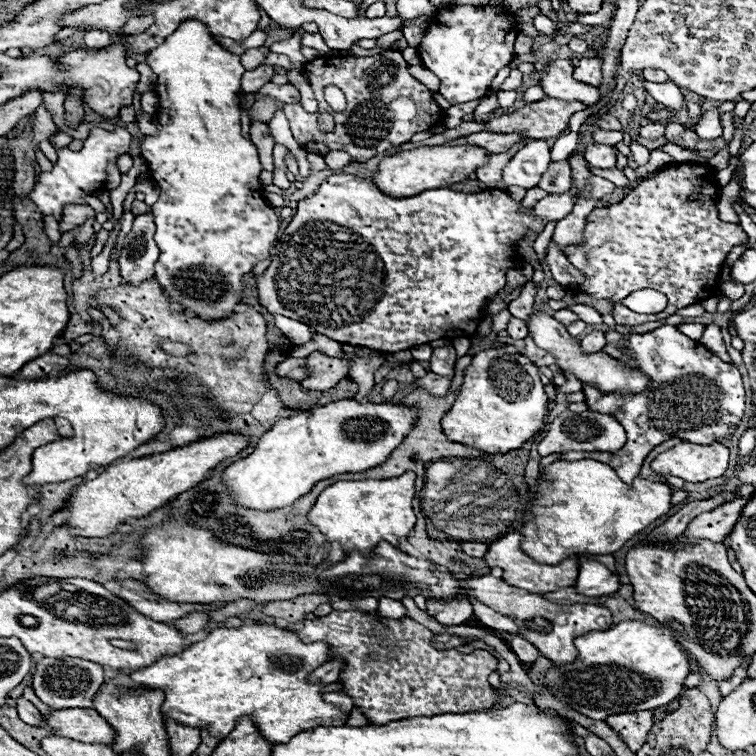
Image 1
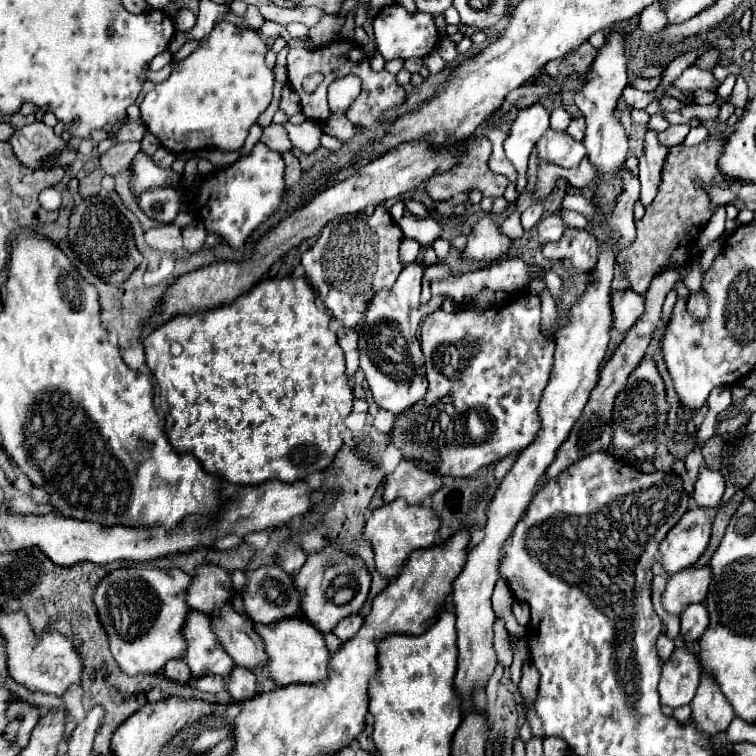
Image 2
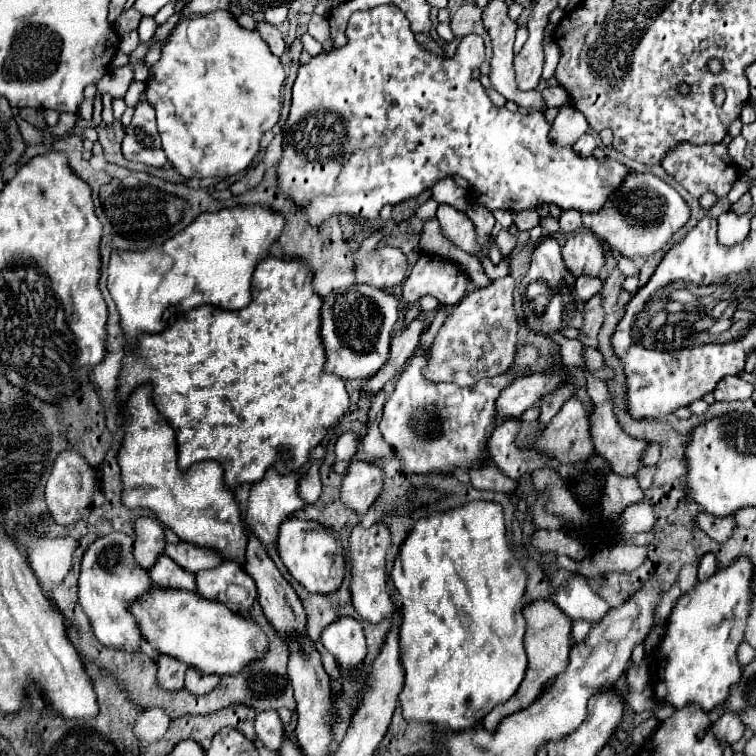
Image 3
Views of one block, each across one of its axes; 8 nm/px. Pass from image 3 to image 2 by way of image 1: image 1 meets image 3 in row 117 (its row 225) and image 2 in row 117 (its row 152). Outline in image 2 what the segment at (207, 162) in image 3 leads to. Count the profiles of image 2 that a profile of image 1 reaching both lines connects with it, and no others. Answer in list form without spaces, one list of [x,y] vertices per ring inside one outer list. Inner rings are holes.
[[[218,22],[200,46],[188,58],[176,62],[170,76],[146,94],[140,104],[142,122],[160,140],[160,144],[172,152],[192,152],[200,148],[240,150],[250,126],[256,124],[258,116],[272,100],[274,72],[264,62],[266,52],[266,42],[258,32],[236,28],[232,22]]]

